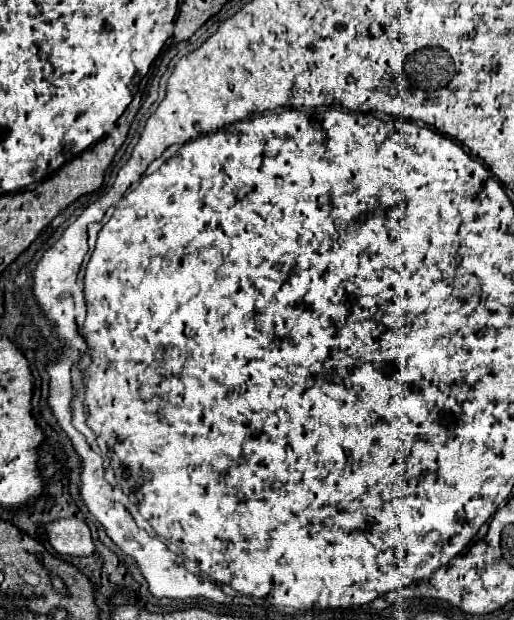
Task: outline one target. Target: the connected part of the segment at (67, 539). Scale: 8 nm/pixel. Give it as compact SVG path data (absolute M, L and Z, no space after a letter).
M61 518L47 524L47 536L55 552L69 556L93 554L93 538L89 526L81 518Z

